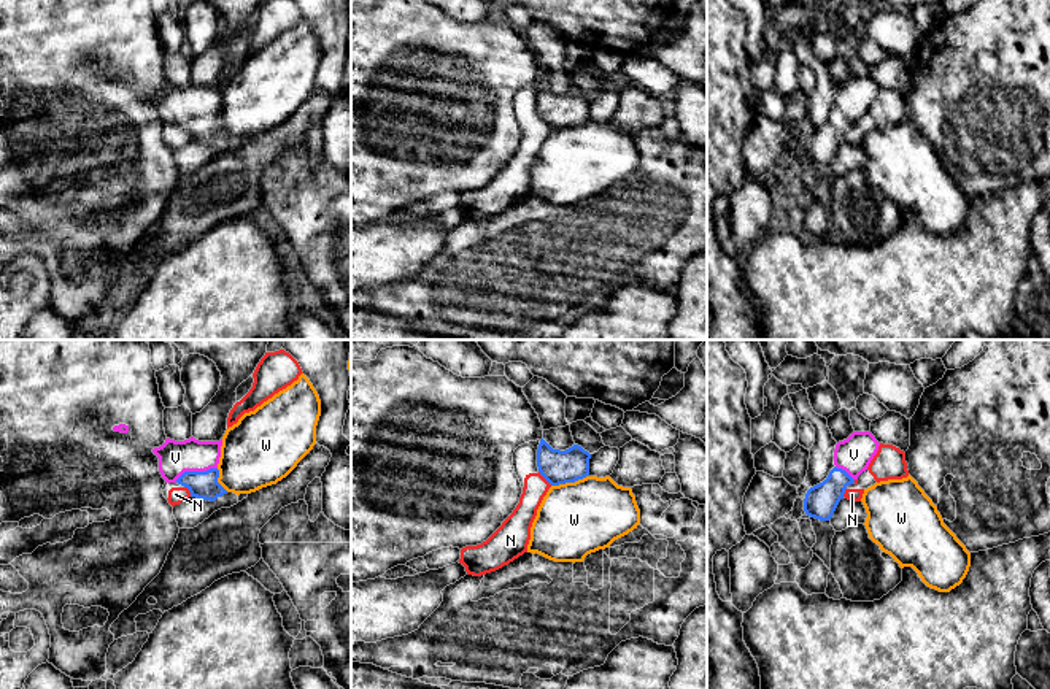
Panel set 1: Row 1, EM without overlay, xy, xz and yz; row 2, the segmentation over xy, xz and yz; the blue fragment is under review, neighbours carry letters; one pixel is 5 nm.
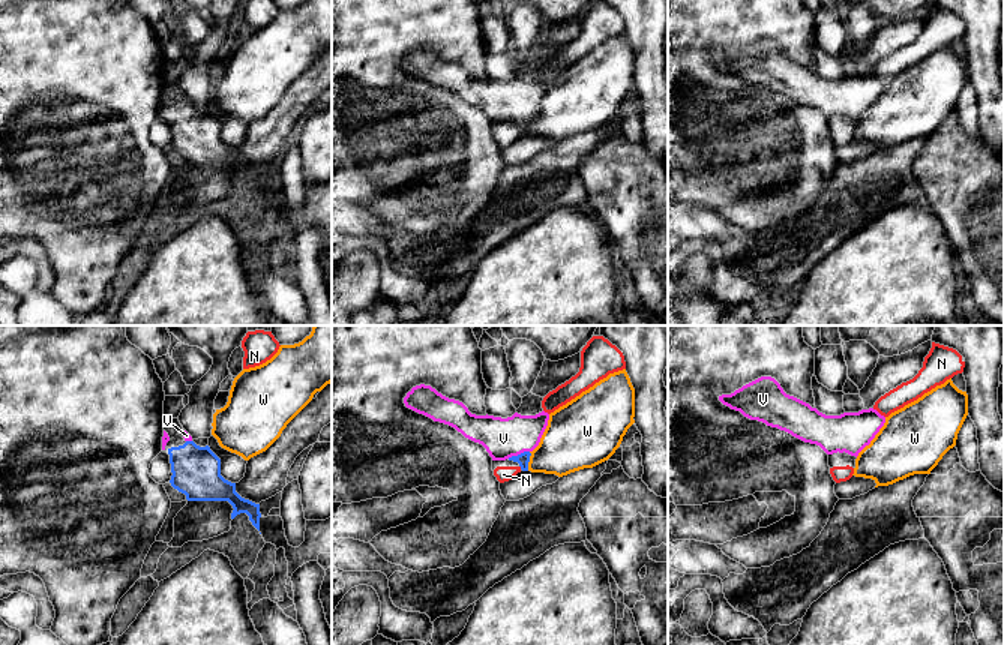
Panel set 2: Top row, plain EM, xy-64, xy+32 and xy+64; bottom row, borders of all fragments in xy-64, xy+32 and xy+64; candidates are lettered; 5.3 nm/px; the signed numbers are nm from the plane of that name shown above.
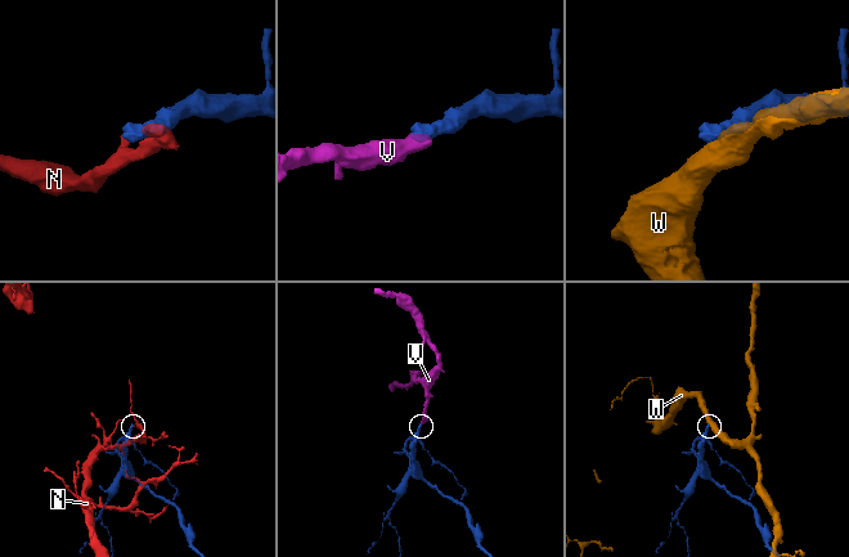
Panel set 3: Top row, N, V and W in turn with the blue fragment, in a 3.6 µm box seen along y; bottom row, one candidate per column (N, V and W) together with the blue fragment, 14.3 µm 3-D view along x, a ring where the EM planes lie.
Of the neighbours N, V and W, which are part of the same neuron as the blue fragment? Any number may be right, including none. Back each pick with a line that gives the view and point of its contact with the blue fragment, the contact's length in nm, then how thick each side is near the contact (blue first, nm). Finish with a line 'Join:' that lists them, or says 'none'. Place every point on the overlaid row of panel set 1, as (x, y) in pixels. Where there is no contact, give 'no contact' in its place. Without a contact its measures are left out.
V: contact xy (196, 472); length 220 nm; calibres 140 and 170 nm
Join: V

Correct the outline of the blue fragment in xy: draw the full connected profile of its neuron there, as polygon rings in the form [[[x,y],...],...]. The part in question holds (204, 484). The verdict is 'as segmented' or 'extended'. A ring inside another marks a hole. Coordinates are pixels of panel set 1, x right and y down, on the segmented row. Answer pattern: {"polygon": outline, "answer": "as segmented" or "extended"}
{"polygon": [[[167,438],[152,452],[159,457],[159,472],[165,483],[178,483],[189,489],[191,497],[214,502],[227,491],[218,483],[222,440],[184,441]]], "answer": "extended"}

